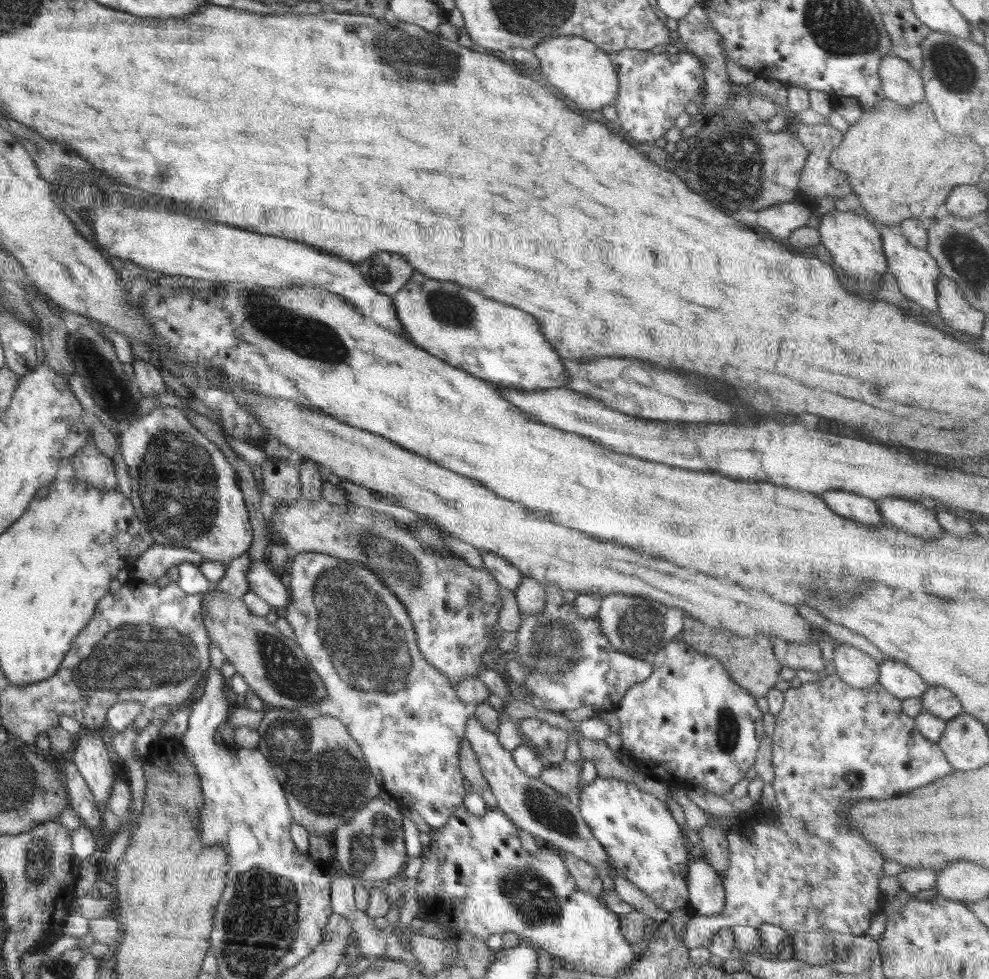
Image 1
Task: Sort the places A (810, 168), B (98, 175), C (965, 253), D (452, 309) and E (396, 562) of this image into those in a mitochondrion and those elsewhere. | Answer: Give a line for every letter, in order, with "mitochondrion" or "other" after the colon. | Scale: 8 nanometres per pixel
A: other
B: other
C: mitochondrion
D: mitochondrion
E: mitochondrion

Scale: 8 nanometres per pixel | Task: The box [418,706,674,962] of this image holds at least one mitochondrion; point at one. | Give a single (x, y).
(535, 899)

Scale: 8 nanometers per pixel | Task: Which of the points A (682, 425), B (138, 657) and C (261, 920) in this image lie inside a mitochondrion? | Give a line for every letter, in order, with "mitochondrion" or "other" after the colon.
A: other
B: mitochondrion
C: mitochondrion

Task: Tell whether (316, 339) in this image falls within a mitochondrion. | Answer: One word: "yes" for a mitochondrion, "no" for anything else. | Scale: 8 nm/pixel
yes

